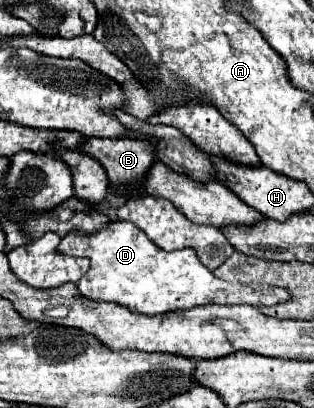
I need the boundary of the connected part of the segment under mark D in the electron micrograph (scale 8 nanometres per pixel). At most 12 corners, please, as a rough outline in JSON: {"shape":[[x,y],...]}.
{"shape":[[133,222],[67,234],[89,300],[157,316],[273,306],[285,288],[217,278],[193,248],[165,252]]}

